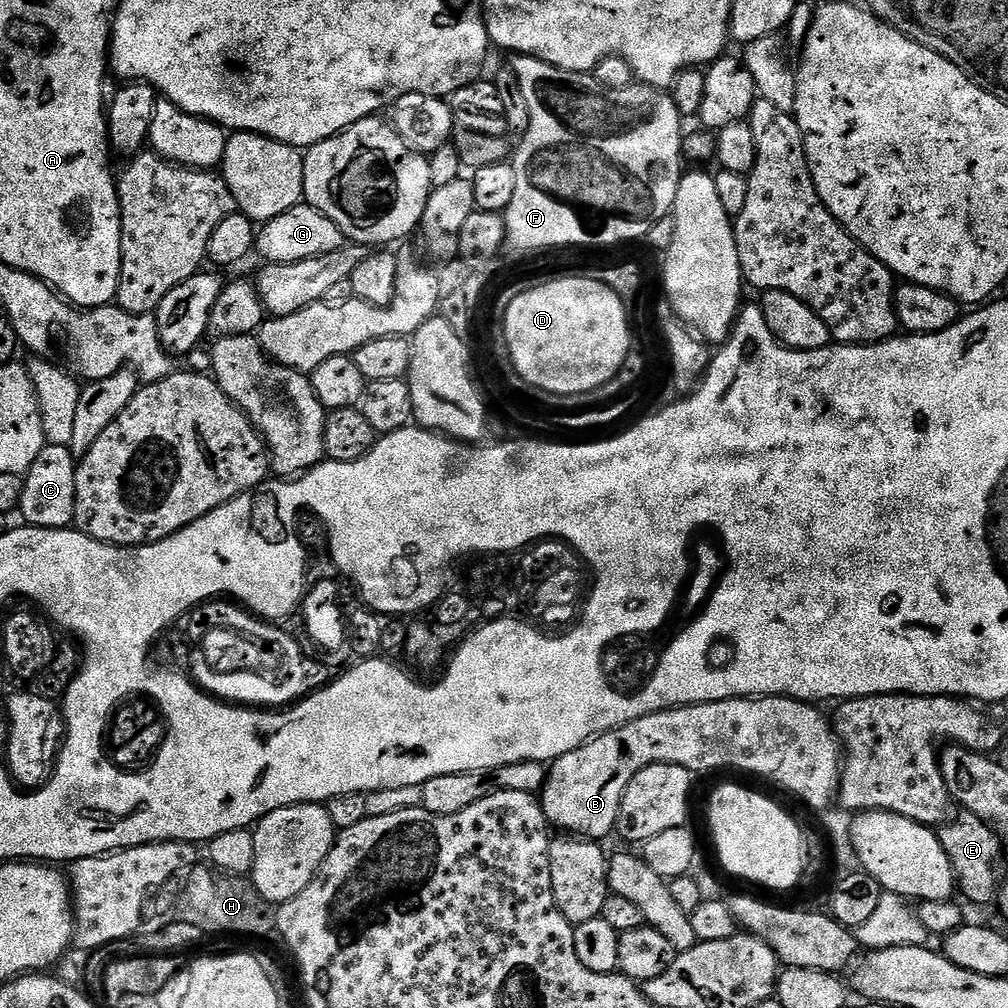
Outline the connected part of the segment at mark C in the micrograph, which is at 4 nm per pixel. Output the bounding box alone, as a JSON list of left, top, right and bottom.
[18,443,77,528]

